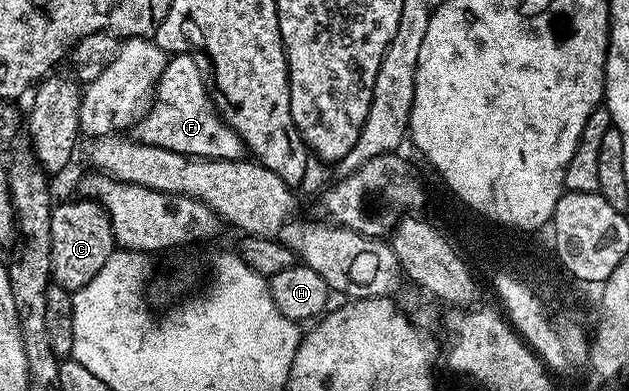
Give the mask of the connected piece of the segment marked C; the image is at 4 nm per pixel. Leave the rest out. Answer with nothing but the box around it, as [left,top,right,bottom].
[50,198,117,293]

